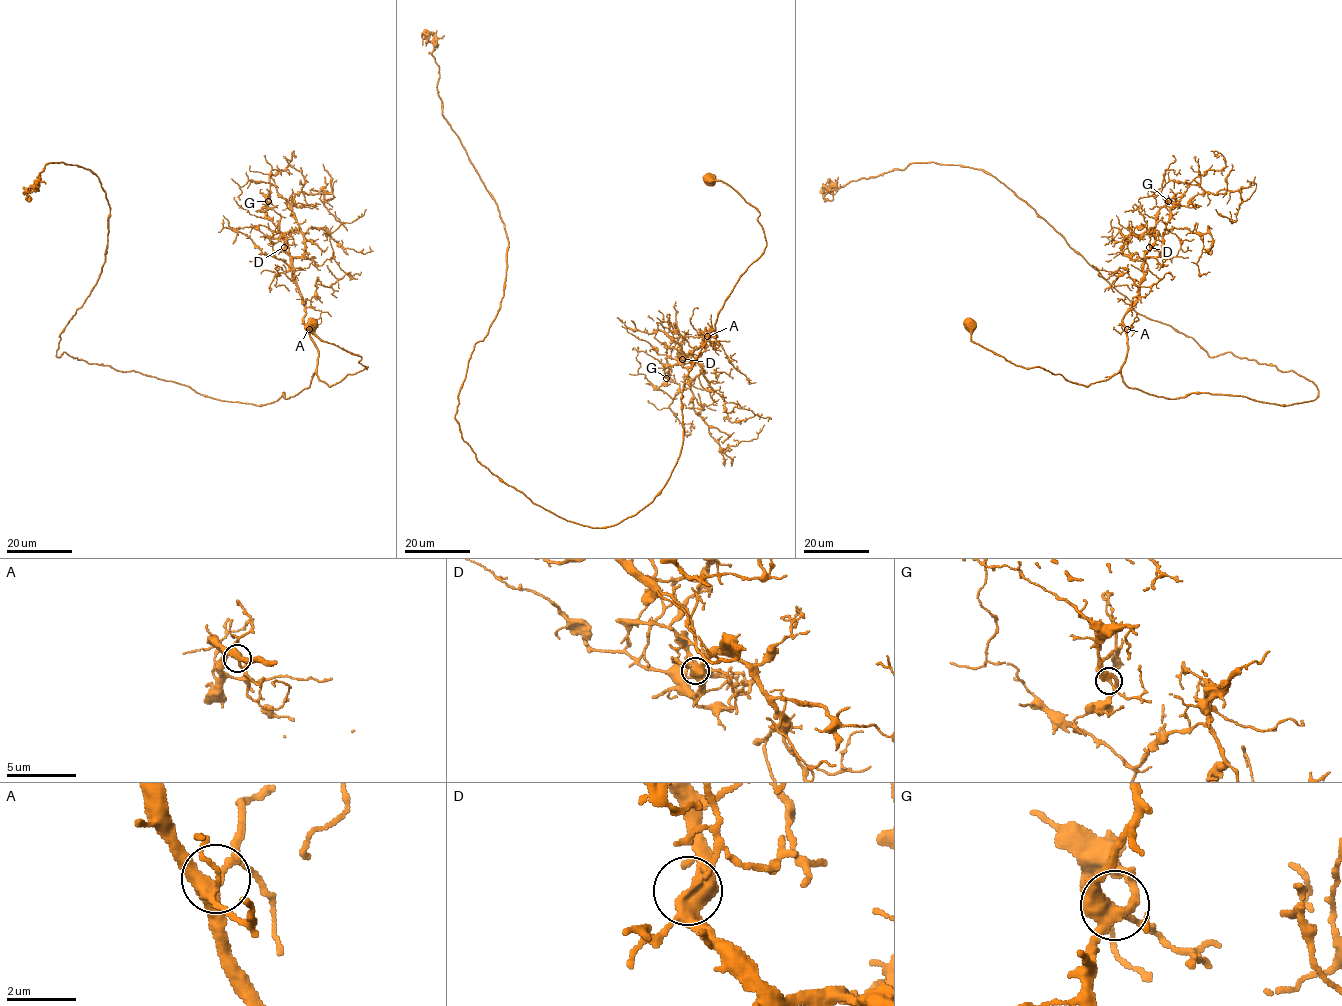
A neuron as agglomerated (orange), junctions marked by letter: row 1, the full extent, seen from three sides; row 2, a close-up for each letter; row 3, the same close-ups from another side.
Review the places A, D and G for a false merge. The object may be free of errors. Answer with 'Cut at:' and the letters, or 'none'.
Cut at: D

